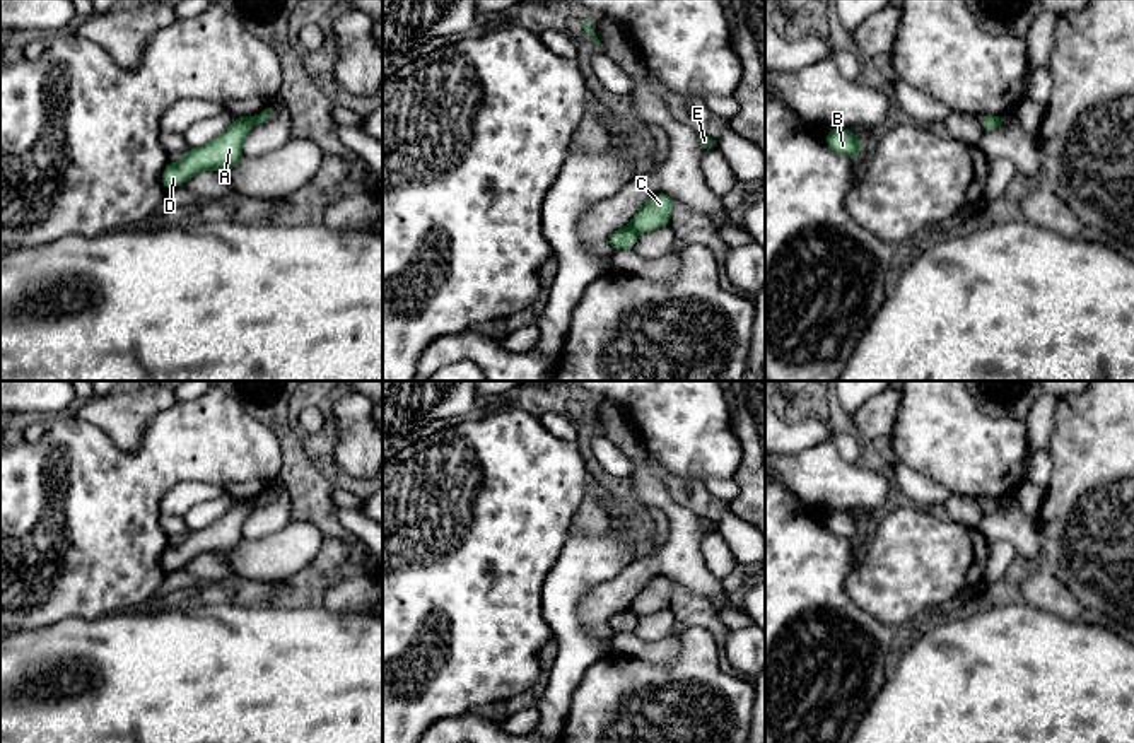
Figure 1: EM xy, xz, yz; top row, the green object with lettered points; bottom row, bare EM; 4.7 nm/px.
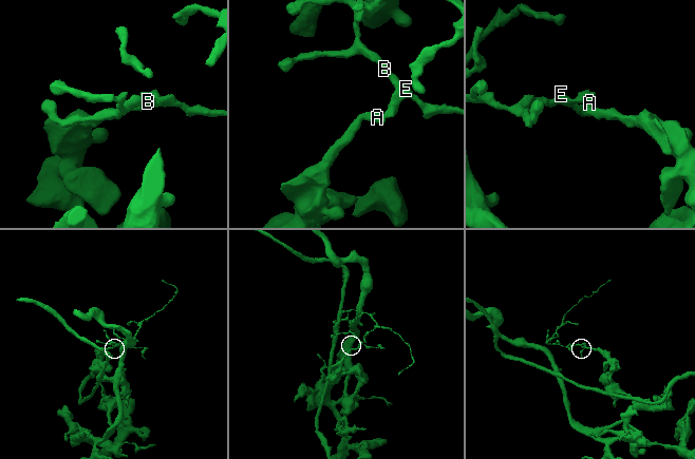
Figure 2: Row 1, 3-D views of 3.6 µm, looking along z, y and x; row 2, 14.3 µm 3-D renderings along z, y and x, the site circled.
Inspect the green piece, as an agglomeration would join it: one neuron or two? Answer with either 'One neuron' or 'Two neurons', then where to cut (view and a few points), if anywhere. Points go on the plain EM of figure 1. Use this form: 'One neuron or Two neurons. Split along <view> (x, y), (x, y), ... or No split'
Two neurons. Split along xy (251, 501), (255, 508)

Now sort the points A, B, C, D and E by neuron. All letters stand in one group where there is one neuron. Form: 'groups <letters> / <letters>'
groups A D / B C E

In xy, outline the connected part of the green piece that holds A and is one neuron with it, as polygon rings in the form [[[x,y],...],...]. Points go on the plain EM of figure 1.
[[[251,499],[236,500],[227,514],[213,524],[188,531],[186,540],[179,545],[169,545],[161,559],[166,572],[184,567],[191,559],[208,552],[231,555],[243,543],[243,526],[253,511]]]

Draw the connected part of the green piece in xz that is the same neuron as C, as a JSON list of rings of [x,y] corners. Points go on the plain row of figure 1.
[[[661,574],[652,577],[630,603],[630,610],[640,617],[669,608],[673,581]]]

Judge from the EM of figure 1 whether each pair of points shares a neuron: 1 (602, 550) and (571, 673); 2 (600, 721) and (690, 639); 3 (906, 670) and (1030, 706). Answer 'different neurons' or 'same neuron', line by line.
1: same neuron
2: same neuron
3: same neuron

